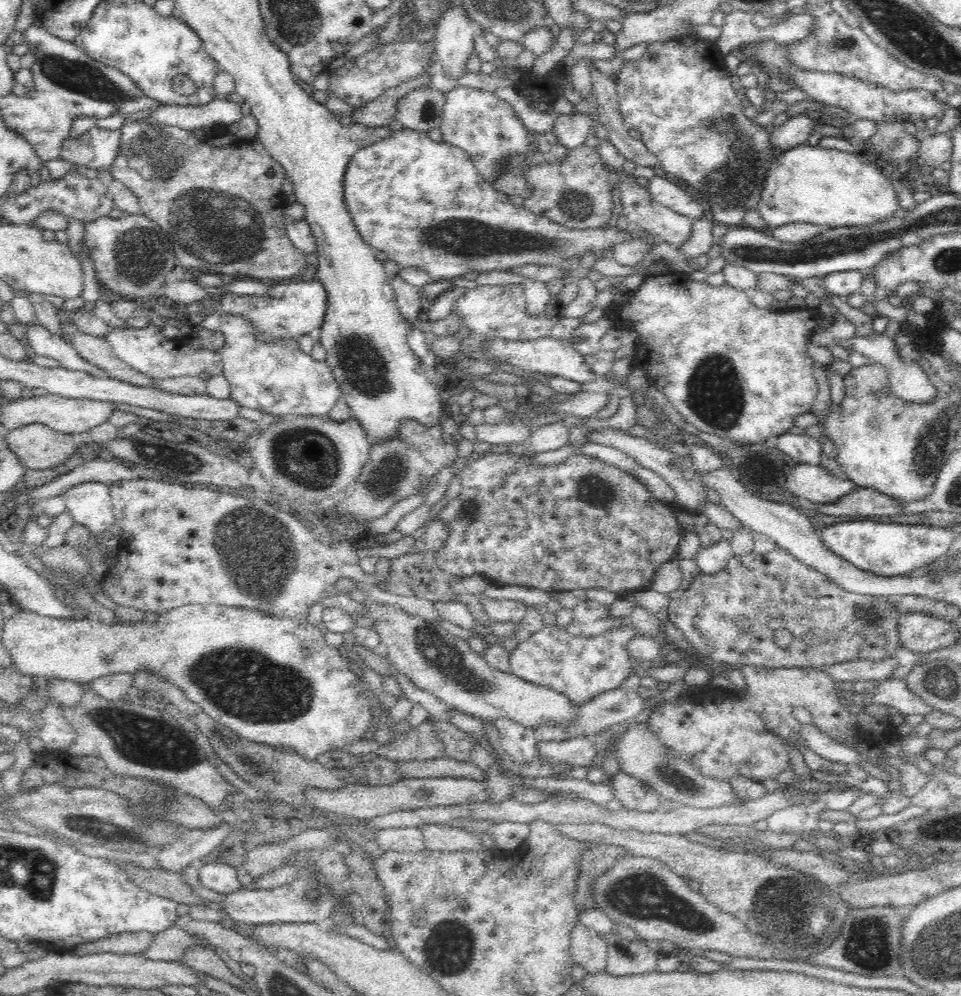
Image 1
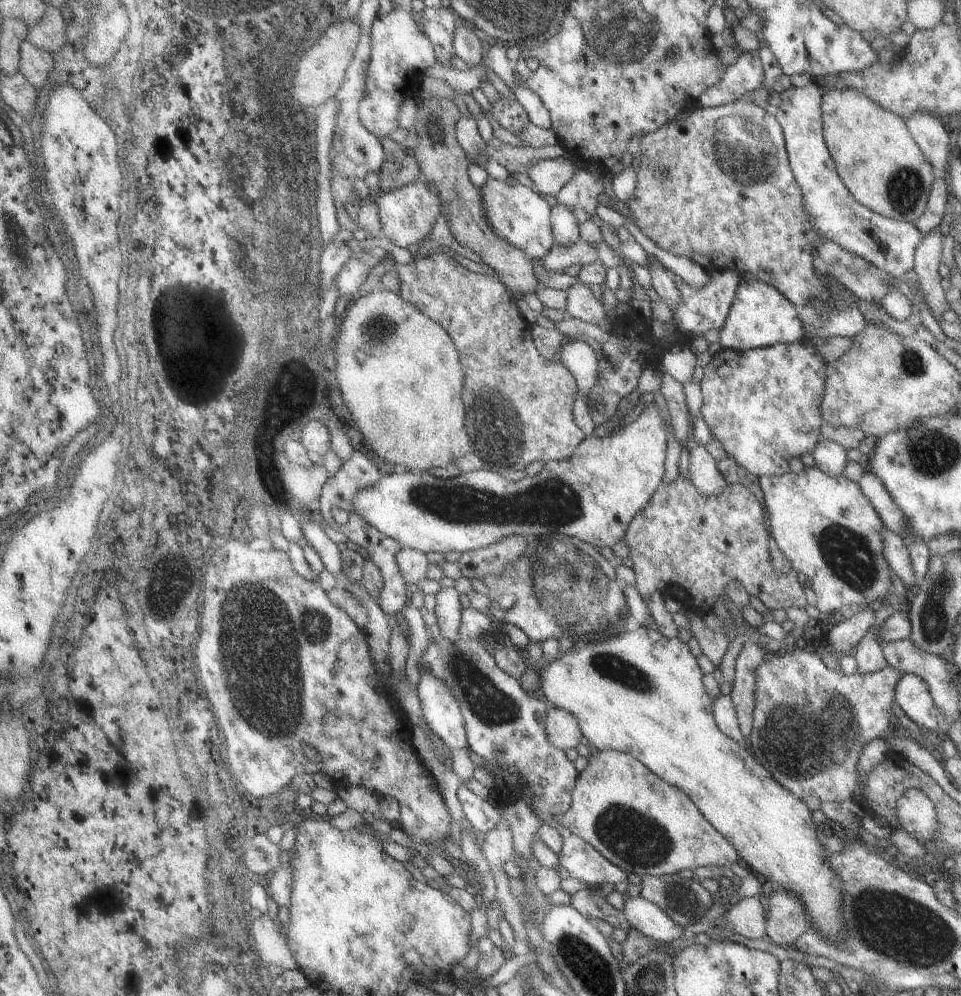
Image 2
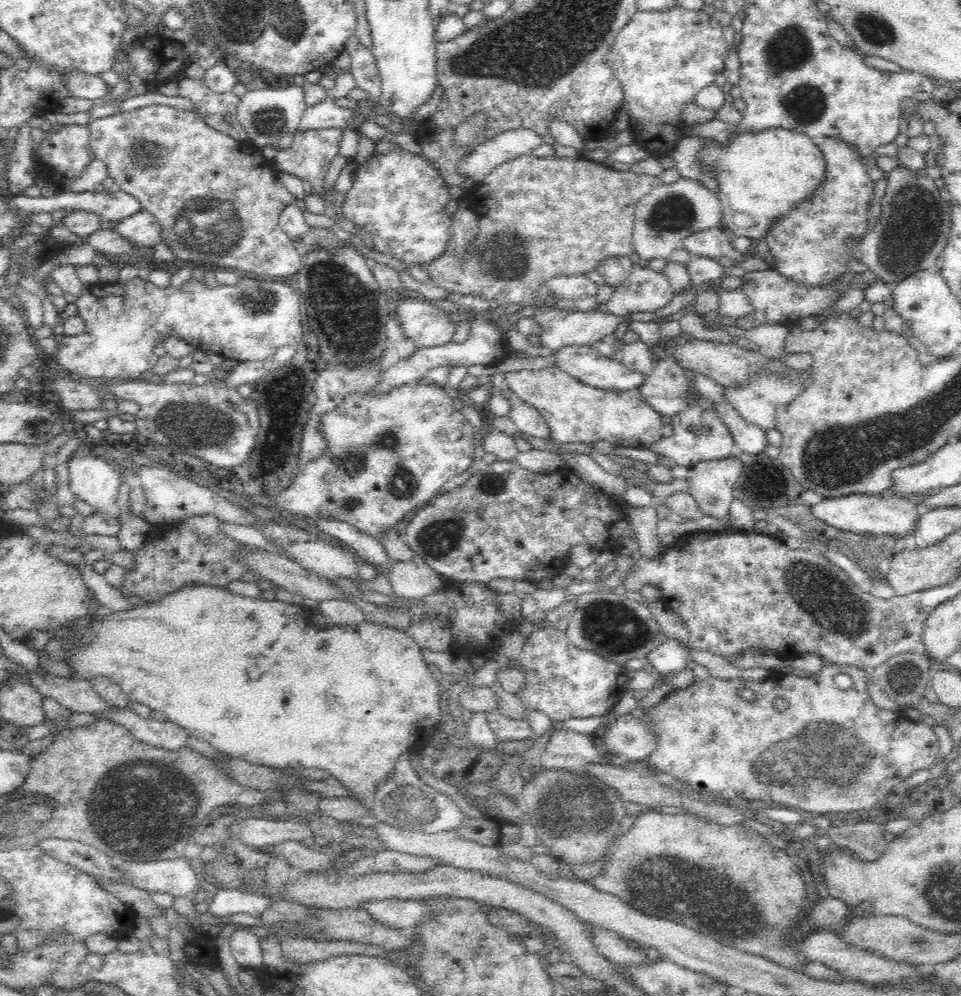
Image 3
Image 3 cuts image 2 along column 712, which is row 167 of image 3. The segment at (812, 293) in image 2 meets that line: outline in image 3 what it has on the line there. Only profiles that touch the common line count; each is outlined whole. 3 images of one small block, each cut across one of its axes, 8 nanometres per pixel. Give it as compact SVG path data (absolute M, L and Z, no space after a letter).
M149 104L142 108L124 113L105 116L101 119L89 122L90 146L94 156L107 166L107 175L116 181L115 188L123 190L138 199L142 210L150 212L158 221L161 228L161 240L172 250L175 261L196 262L196 264L210 264L218 268L230 269L237 272L252 272L260 278L280 278L280 276L292 276L301 269L301 256L296 251L292 240L280 228L279 218L282 210L292 205L294 196L274 177L275 171L271 168L270 161L264 158L261 149L255 147L250 140L236 140L226 133L214 130L204 122L204 119L196 111L176 108L170 105Z

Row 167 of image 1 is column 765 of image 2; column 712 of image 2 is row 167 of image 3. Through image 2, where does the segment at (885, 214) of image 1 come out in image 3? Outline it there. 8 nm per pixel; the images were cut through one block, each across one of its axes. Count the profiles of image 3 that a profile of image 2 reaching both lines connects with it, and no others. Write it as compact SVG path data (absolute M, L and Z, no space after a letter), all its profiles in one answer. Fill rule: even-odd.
M734 126L728 130L726 138L712 140L698 153L700 170L714 167L718 171L714 177L720 189L717 196L722 203L720 226L732 237L764 239L776 220L784 218L796 204L811 198L823 186L826 159L820 147L804 133L770 128L743 134L735 132ZM734 212L748 214L754 224L741 228L733 221Z

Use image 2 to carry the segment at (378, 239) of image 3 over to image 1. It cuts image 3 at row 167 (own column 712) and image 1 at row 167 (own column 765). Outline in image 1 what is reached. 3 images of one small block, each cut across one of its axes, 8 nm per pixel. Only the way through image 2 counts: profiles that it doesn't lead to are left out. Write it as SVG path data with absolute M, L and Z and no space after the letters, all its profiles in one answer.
M412 129L394 131L384 140L355 152L343 176L343 184L345 205L362 240L374 251L384 252L387 259L396 262L400 268L425 270L433 281L449 283L456 276L503 271L522 265L556 266L588 251L600 257L603 250L634 237L648 241L650 248L656 245L651 234L633 226L625 230L616 226L582 230L566 228L538 216L522 205L508 201L508 196L488 184L466 152L447 142L435 142L427 133Z

